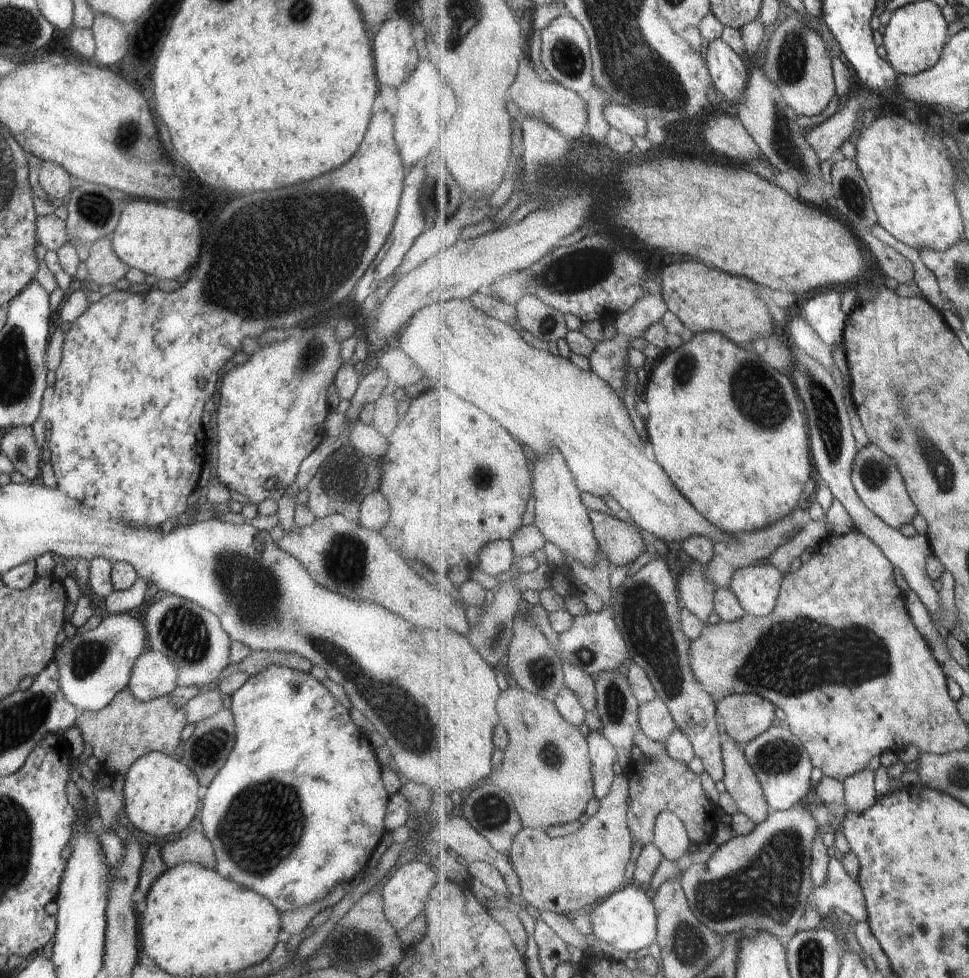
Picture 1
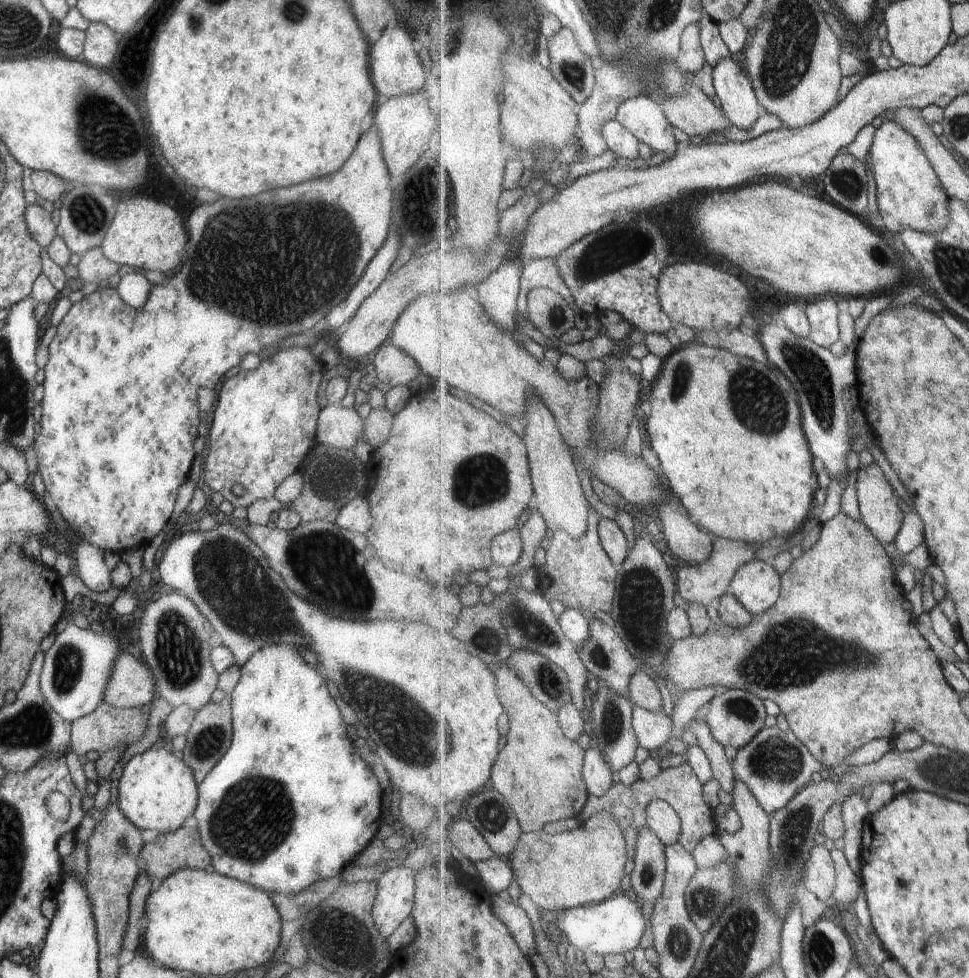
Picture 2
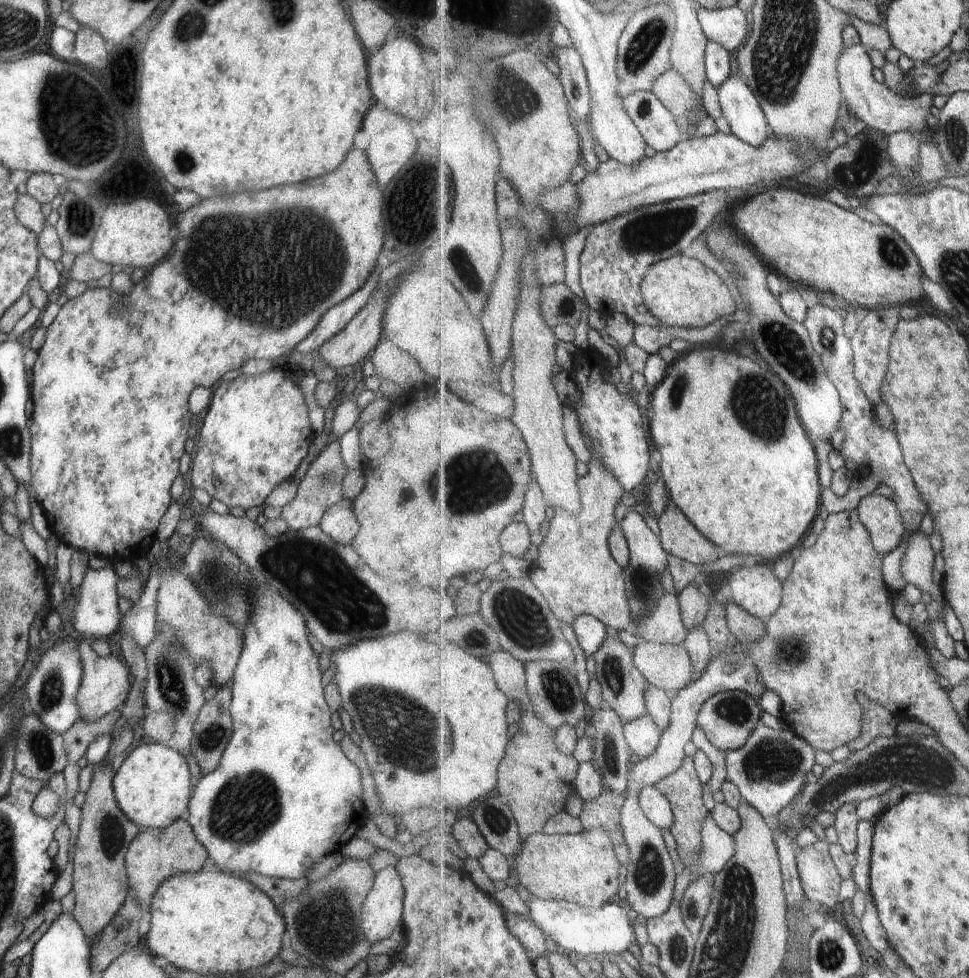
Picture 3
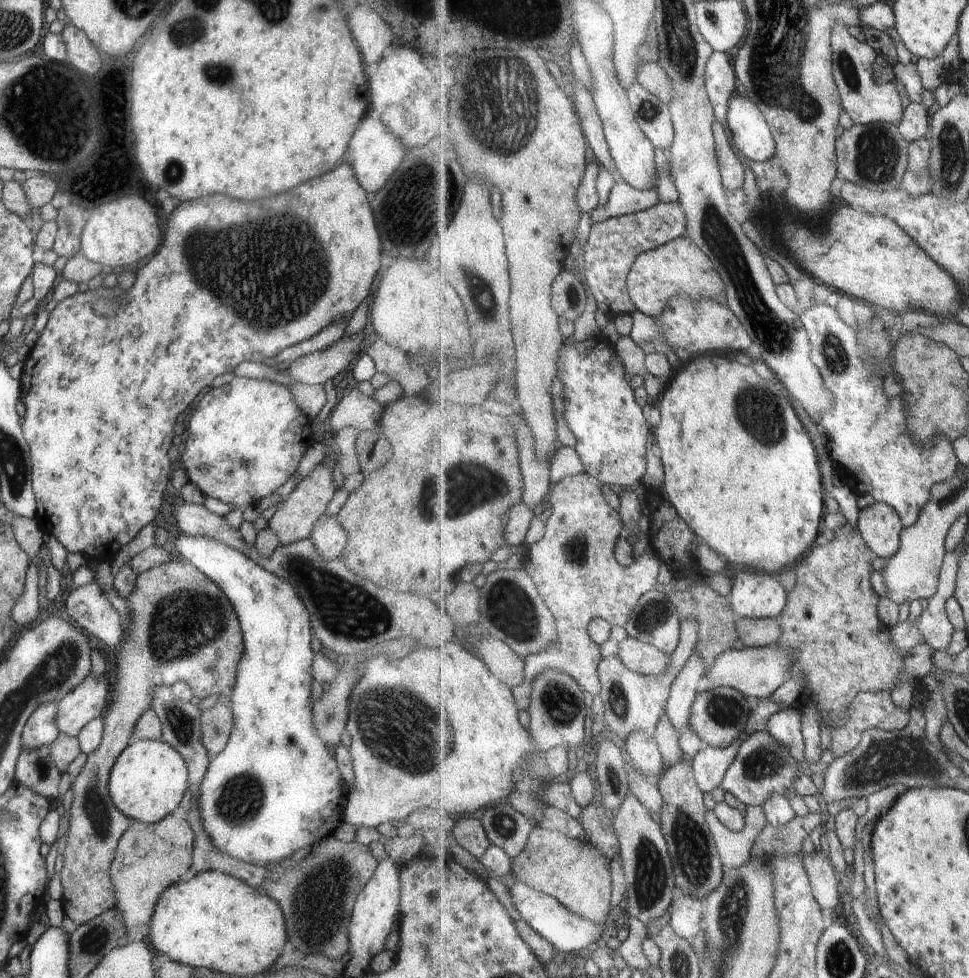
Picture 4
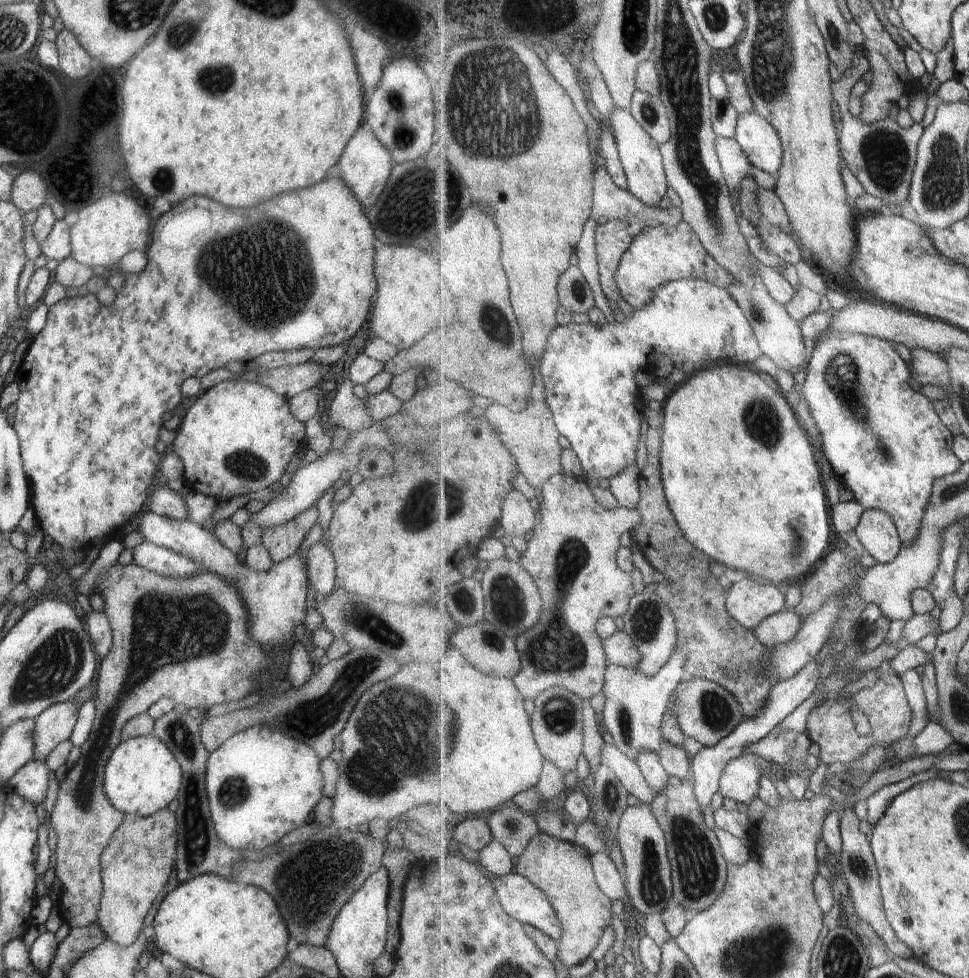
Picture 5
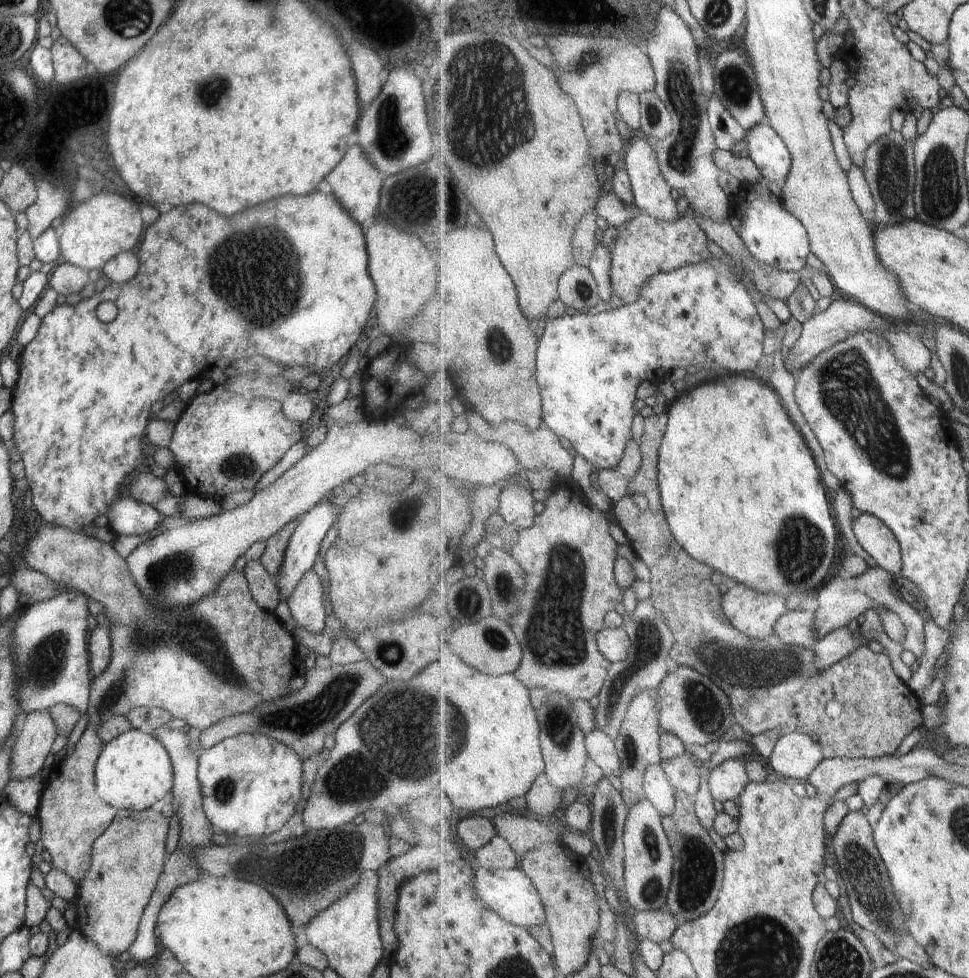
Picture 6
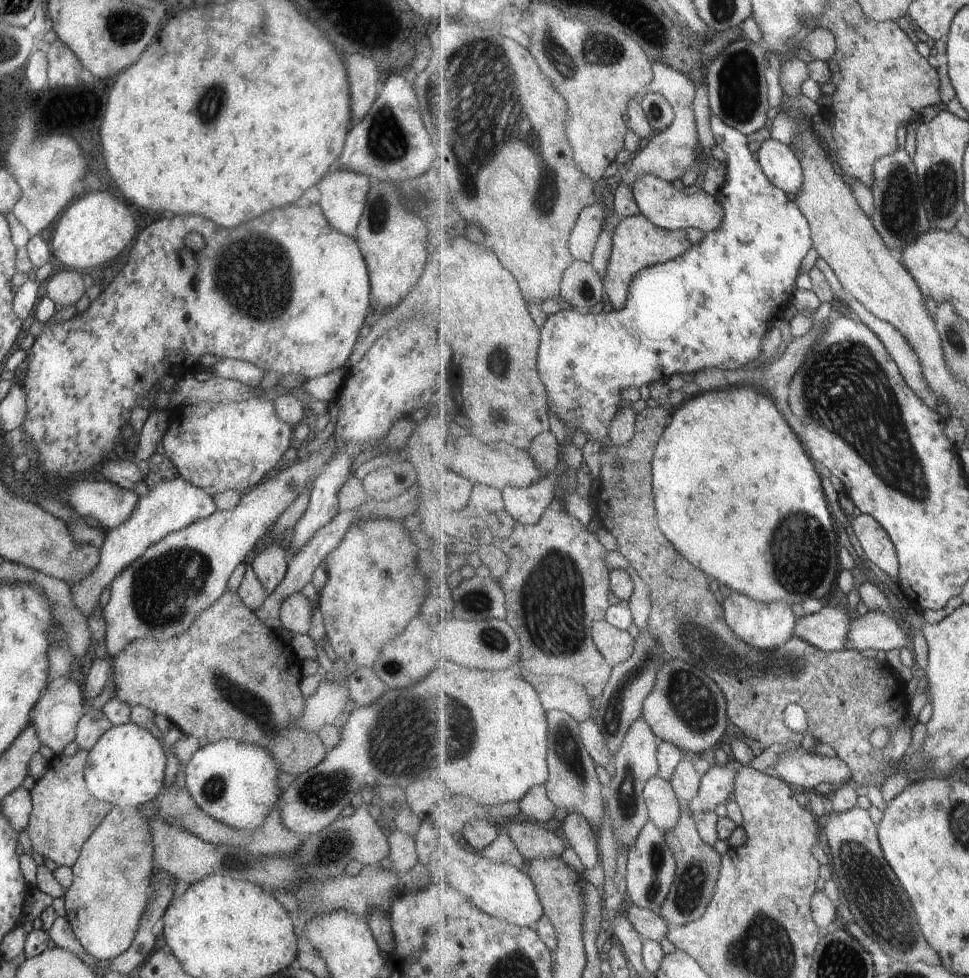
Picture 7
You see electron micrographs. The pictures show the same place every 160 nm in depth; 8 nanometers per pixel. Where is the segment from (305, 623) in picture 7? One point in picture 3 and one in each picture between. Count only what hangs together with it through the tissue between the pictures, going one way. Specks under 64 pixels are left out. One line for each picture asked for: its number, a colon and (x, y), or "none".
3: (338, 521)
4: (329, 537)
5: (320, 567)
6: (305, 602)

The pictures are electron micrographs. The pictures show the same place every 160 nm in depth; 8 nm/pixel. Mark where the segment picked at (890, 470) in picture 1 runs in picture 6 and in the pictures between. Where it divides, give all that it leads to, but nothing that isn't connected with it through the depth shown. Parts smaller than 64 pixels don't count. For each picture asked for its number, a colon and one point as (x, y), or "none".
2: (879, 505)
3: (882, 517)
4: (880, 524)
5: (877, 532)
6: (876, 537)

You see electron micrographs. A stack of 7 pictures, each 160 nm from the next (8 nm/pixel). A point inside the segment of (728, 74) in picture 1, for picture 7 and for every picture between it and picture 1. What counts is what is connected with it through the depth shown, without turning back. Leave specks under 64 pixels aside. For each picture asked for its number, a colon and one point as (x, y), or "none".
2: (734, 88)
3: (740, 107)
4: (751, 133)
5: (759, 139)
6: (769, 151)
7: (779, 161)

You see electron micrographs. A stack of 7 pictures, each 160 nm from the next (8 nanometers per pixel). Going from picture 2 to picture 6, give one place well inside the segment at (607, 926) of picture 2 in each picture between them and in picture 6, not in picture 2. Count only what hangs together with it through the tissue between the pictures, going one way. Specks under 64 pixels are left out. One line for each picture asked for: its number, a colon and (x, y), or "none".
3: (577, 929)
4: (568, 932)
5: (521, 899)
6: (510, 892)

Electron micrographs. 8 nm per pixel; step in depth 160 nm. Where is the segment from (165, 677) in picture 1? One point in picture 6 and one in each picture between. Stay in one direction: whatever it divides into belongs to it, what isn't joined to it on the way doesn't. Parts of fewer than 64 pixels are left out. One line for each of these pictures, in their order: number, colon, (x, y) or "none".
2: (131, 684)
3: (104, 686)
4: (89, 698)
5: (53, 725)
6: (38, 730)

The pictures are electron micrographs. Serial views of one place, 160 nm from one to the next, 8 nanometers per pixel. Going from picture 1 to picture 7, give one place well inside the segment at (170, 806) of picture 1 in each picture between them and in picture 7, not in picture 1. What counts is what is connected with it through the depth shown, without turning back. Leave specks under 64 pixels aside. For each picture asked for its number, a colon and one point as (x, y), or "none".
2: (156, 790)
3: (151, 786)
4: (146, 782)
5: (141, 776)
6: (133, 770)
7: (124, 768)

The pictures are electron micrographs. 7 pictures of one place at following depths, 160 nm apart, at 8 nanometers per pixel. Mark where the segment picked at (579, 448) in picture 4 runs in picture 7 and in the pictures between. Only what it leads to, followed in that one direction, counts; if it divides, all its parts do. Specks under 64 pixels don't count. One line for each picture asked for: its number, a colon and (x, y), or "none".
5: (589, 371)
6: (589, 366)
7: (711, 308)

